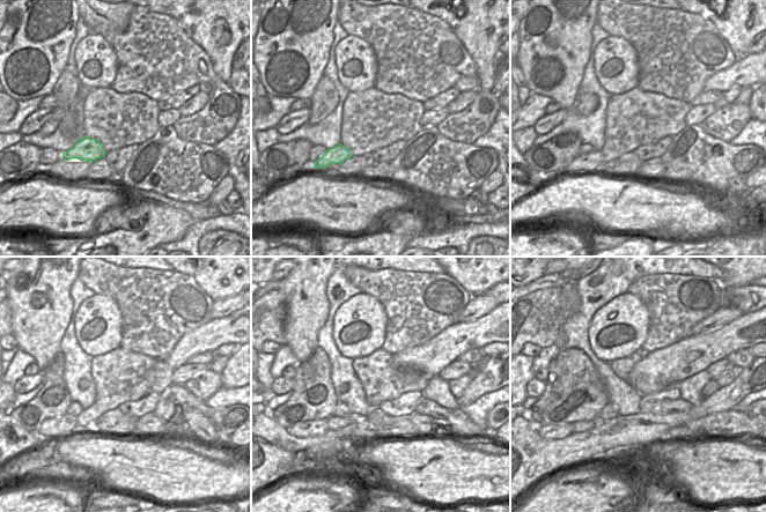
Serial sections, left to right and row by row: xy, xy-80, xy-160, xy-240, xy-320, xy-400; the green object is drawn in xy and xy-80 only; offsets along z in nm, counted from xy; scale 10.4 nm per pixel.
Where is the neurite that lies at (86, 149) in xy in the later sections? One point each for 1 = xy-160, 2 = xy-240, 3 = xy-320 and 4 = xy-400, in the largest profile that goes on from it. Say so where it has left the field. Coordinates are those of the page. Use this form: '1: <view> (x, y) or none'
1: xy-160 (589, 162)
2: xy-240 (67, 424)
3: xy-320 (304, 429)
4: xy-400 (555, 431)

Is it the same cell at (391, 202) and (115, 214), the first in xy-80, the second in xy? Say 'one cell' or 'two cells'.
two cells

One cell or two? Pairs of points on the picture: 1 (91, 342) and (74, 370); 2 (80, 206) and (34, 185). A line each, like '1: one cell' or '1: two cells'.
1: two cells
2: one cell

